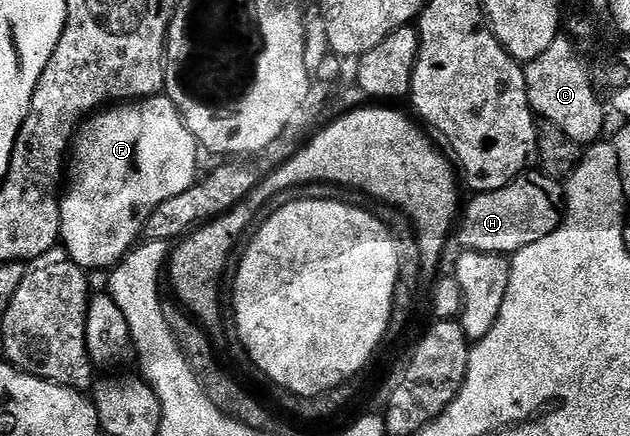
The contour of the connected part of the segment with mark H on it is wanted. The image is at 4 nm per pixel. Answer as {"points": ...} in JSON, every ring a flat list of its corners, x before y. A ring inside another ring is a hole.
{"points":[[529,171,514,178,498,191,475,194,473,201,463,206,458,221,460,249,473,249,479,253,515,255,522,247,546,239,559,227,566,212,566,189,557,178,548,177,543,171]]}

